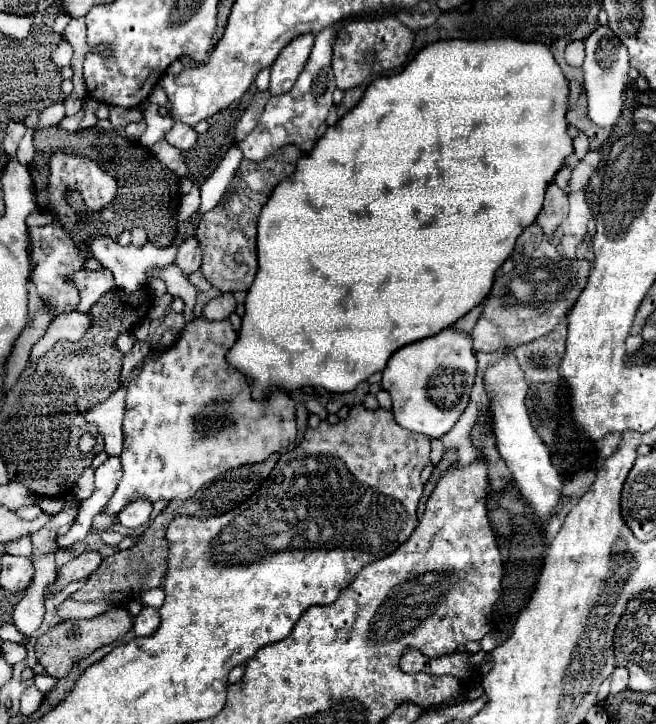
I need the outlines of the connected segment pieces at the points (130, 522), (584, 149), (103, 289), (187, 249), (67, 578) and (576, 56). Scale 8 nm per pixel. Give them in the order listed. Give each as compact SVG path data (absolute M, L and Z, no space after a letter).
M139 500L139 502L131 502L127 504L127 508L123 512L119 512L119 522L125 528L141 528L143 524L149 522L151 516L151 504L147 504L147 500Z
M579 130L579 134L577 134L577 138L573 138L573 146L575 146L575 156L581 160L587 152L589 152L589 140L587 140L587 136Z
M101 268L95 272L75 272L75 276L71 276L71 280L75 280L75 284L79 286L81 292L81 304L79 304L79 312L87 312L103 294L115 290L115 282L111 280L111 270Z
M189 236L187 240L183 240L183 244L179 246L179 256L175 258L175 264L185 274L191 274L201 266L201 246L197 236Z
M89 550L89 552L83 552L81 556L73 558L71 562L67 562L61 570L59 570L59 578L63 582L71 582L71 580L81 580L81 578L89 578L97 566L101 564L103 556L95 550Z
M573 40L565 48L565 62L571 66L581 66L585 58L585 44L581 40Z

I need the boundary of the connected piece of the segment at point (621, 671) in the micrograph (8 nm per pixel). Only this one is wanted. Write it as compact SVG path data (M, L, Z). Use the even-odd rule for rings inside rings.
M617 666L617 668L613 670L613 674L611 674L611 696L621 694L621 692L627 688L627 682L629 682L627 668Z

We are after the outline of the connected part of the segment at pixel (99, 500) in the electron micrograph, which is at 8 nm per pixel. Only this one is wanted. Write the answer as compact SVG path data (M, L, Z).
M109 456L97 470L95 470L95 490L93 494L81 502L79 506L79 514L71 526L71 530L57 538L57 546L67 548L73 546L75 542L83 540L89 530L91 530L91 522L93 516L99 514L99 510L107 504L107 500L113 496L119 480L123 476L123 468L121 468L121 460L119 456Z

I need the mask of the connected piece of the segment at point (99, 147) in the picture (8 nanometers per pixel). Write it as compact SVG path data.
M59 126L39 128L33 134L33 144L35 144L35 158L31 162L31 178L35 184L39 206L47 206L47 190L45 190L47 188L47 160L51 152L63 150L67 154L89 156L103 168L109 168L109 172L113 172L113 176L119 180L117 200L99 212L101 232L117 240L117 236L123 230L143 228L149 234L149 242L167 246L173 240L175 228L177 228L177 206L181 198L179 178L163 162L159 162L149 148L141 146L139 142L119 136L115 130L103 130L99 126L77 130L77 132L67 132Z

